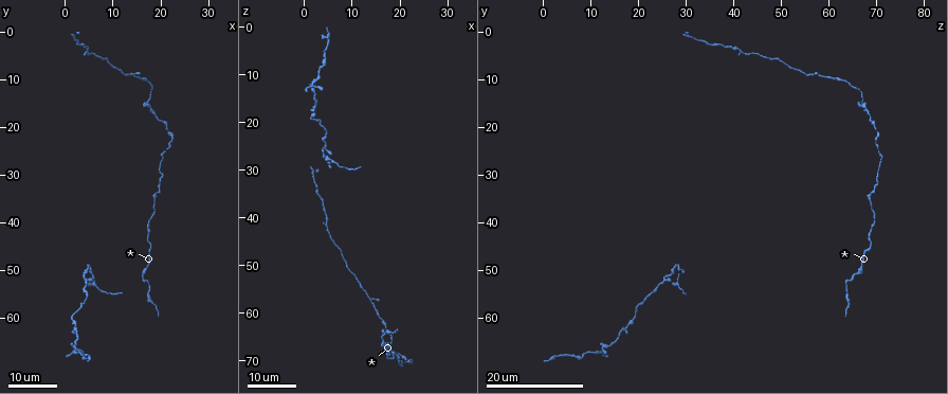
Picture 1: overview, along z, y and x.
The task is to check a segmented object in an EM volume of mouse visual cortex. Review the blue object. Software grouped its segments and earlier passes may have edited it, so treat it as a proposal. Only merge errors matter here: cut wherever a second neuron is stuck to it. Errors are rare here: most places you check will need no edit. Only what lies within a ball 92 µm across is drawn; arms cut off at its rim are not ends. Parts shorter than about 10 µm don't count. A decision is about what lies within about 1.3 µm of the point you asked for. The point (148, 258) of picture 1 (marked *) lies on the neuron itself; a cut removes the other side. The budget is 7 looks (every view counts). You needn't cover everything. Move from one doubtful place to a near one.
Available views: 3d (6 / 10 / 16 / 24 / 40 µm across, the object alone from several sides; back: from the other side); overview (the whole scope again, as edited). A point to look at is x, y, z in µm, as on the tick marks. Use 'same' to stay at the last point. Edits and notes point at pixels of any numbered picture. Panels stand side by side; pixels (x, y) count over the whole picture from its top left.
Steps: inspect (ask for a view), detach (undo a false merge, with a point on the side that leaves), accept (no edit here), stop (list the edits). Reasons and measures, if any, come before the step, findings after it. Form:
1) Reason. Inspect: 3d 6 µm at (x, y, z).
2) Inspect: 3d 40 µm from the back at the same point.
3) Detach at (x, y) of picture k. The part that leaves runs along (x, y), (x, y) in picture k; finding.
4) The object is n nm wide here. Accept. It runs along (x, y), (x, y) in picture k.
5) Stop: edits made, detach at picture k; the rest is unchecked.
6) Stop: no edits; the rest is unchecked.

Calibre changes. Inspect: 3d 24 µm at (16.0, 52.0, 63.5).

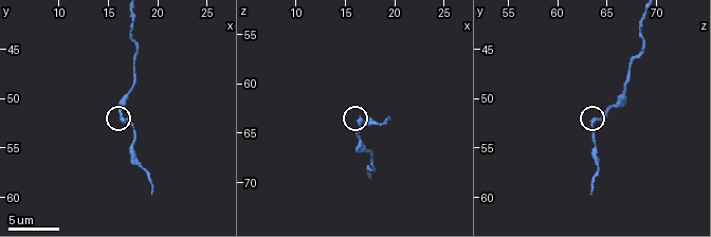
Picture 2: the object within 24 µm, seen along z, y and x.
Inspect: 3d 10 µm at (16.4, 52.0, 63.4).

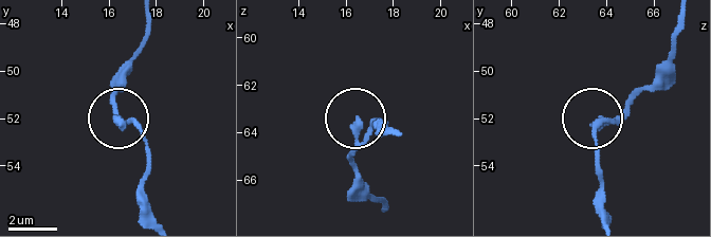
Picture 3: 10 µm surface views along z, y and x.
The object is 260 nm wide here. Accept. It runs along (145, 20), (141, 51), (114, 105), (141, 135), (145, 169) in picture 3; all the same neuron.

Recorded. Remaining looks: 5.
Thick turns thin. Inspect: 3d 24 µm at (1.0, 59.5, 19.0).

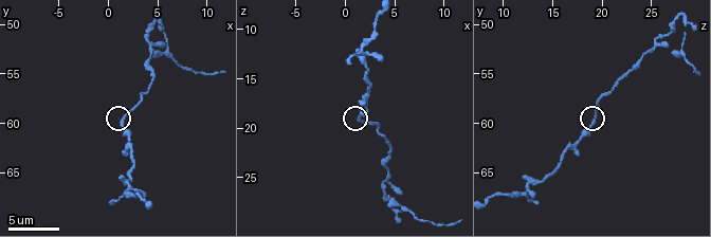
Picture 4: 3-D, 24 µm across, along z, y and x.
Inspect: 3d 6 µm at (1.4, 60.0, 19.0).

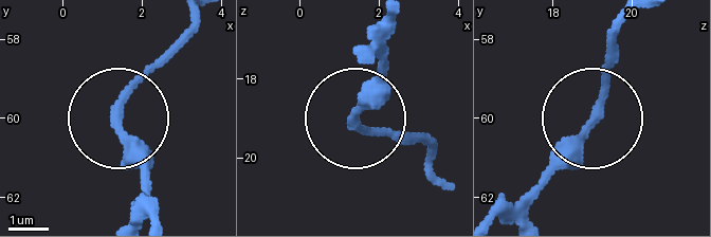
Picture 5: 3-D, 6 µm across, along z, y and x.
Accept. It runs along (426, 157), (356, 112), (385, 29) in picture 5; all the same neuron.

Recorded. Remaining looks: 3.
Thick turns thin. Inspect: 3d 6 µm at (2.0, 65.8, 13.6).

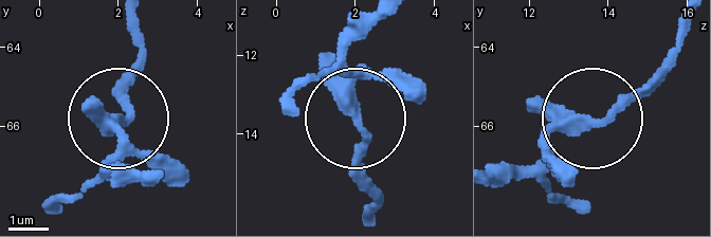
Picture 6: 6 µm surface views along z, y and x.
Accept. It runs along (125, 17), (135, 67), (105, 175) in picture 6; continuous, no second neuron.

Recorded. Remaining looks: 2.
Sudden change in width. Inspect: 3d 16 µm at (5.4, 49.6, 28.2).

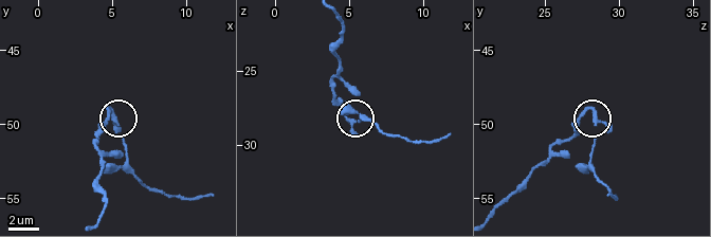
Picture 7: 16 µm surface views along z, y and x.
Inspect: 3d 16 µm from the back at (5.2, 49.8, 28.4).

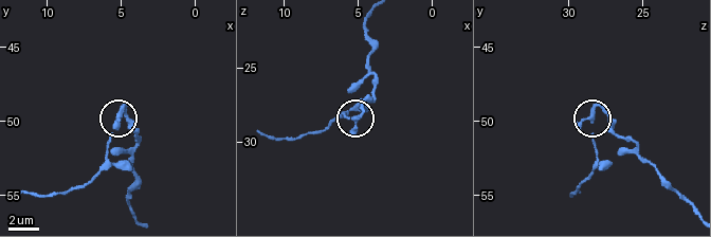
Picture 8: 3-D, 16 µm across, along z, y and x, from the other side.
Accept. All the same neuron.

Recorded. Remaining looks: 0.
Stop: no edits; the rest is unchecked.

